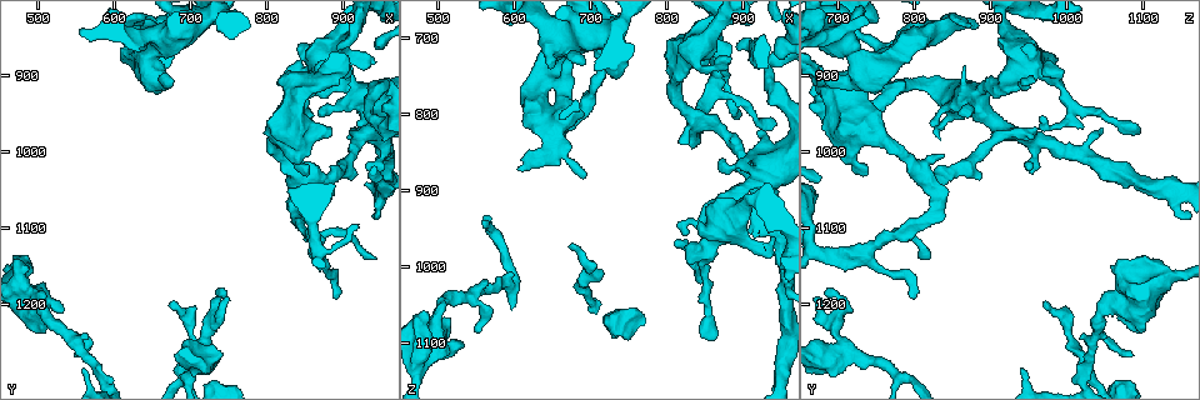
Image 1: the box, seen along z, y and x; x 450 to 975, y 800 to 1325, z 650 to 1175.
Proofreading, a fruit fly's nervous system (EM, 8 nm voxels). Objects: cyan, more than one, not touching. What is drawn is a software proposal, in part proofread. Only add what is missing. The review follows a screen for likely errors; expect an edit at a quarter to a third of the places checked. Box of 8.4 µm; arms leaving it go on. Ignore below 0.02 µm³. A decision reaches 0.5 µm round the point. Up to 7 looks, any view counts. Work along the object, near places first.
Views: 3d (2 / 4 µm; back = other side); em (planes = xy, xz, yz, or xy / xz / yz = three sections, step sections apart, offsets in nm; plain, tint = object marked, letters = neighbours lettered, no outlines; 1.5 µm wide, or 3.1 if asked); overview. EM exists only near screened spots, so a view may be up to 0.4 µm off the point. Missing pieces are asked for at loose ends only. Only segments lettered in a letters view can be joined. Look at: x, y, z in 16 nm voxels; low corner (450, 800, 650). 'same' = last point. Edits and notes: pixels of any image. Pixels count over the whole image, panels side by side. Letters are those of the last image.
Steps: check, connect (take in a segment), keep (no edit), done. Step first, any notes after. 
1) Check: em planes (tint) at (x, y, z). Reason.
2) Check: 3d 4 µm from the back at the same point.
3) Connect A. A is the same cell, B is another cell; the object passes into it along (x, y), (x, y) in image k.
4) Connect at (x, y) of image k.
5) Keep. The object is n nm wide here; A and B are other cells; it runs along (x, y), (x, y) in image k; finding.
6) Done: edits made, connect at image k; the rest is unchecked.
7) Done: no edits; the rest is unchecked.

Check: 3d 2 µm from the back at (910, 890, 865). An open end.

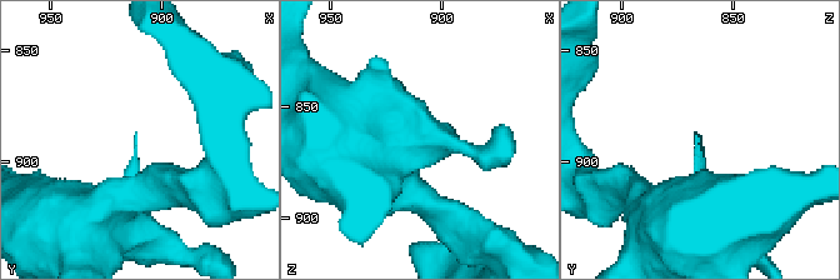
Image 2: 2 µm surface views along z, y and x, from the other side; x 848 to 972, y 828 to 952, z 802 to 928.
Check: em xz step 8 (letters) at (910, 888, 869). Now the EM.

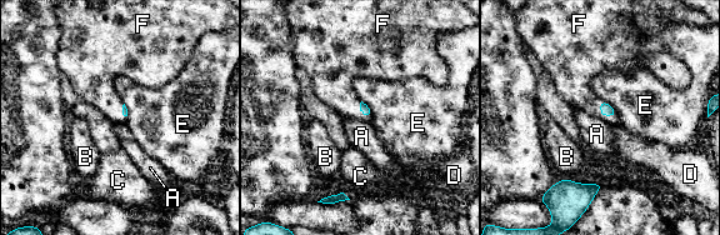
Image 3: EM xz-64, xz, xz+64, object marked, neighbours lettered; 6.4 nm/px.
Check: em planes (letters) at the same point. Another direction.

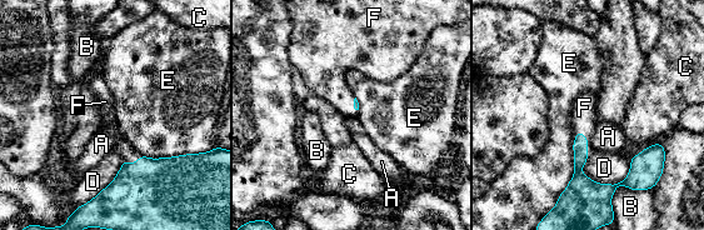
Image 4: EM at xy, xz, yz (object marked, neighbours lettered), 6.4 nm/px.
Connect at (584, 120) of image 4. F is the same cell, A, B, C, D and E are other cells; the object passes into it along (580, 144), (587, 140), (584, 120) in image 4; it goes on there.

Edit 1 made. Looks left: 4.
Check: overview. Redraw.

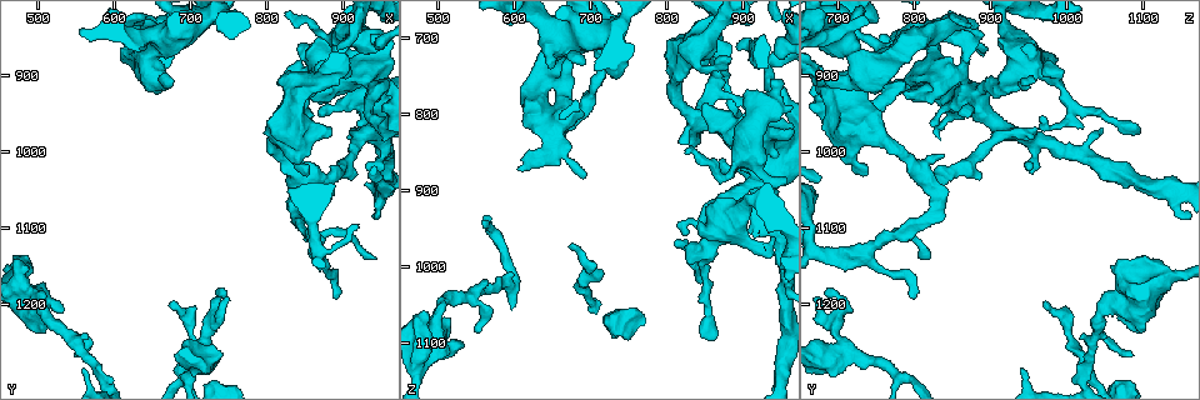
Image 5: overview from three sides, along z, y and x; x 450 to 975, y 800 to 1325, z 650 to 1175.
Check: em yz step 8 (tint) at (560, 1290, 940). Thin end.

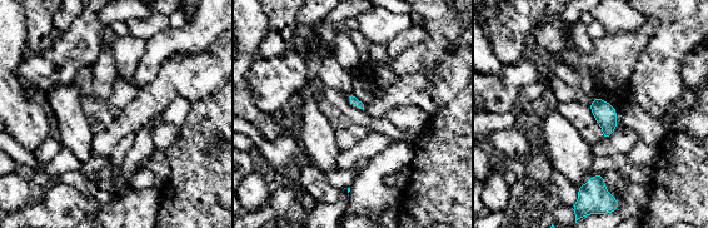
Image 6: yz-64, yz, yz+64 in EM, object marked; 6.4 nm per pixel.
Check: em planes (letters) at the same point. Cut it another way.

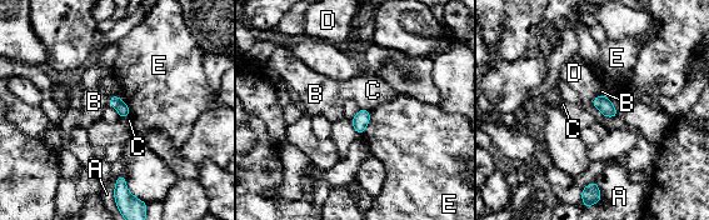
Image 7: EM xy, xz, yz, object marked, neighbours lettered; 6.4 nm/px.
Keep. A, B, C, D and E are other cells; a border runs along (111, 94), (108, 104) in image 7; no lettered segment goes on from it.

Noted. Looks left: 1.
Check: em planes (letters) at (895, 1190, 800). Thin end.

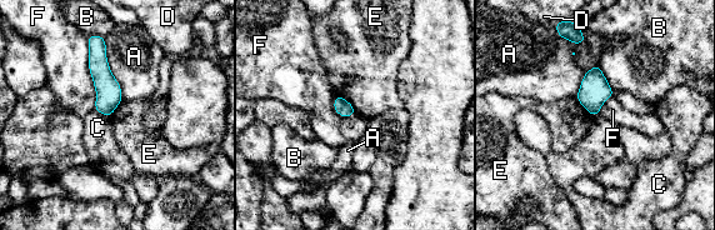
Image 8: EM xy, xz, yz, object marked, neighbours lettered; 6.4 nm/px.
Keep. A, B, C, D, E and F are other cells; no lettered segment goes on from it.

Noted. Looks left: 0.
Done: edits made, connect at image 4; the rest is unchecked.

